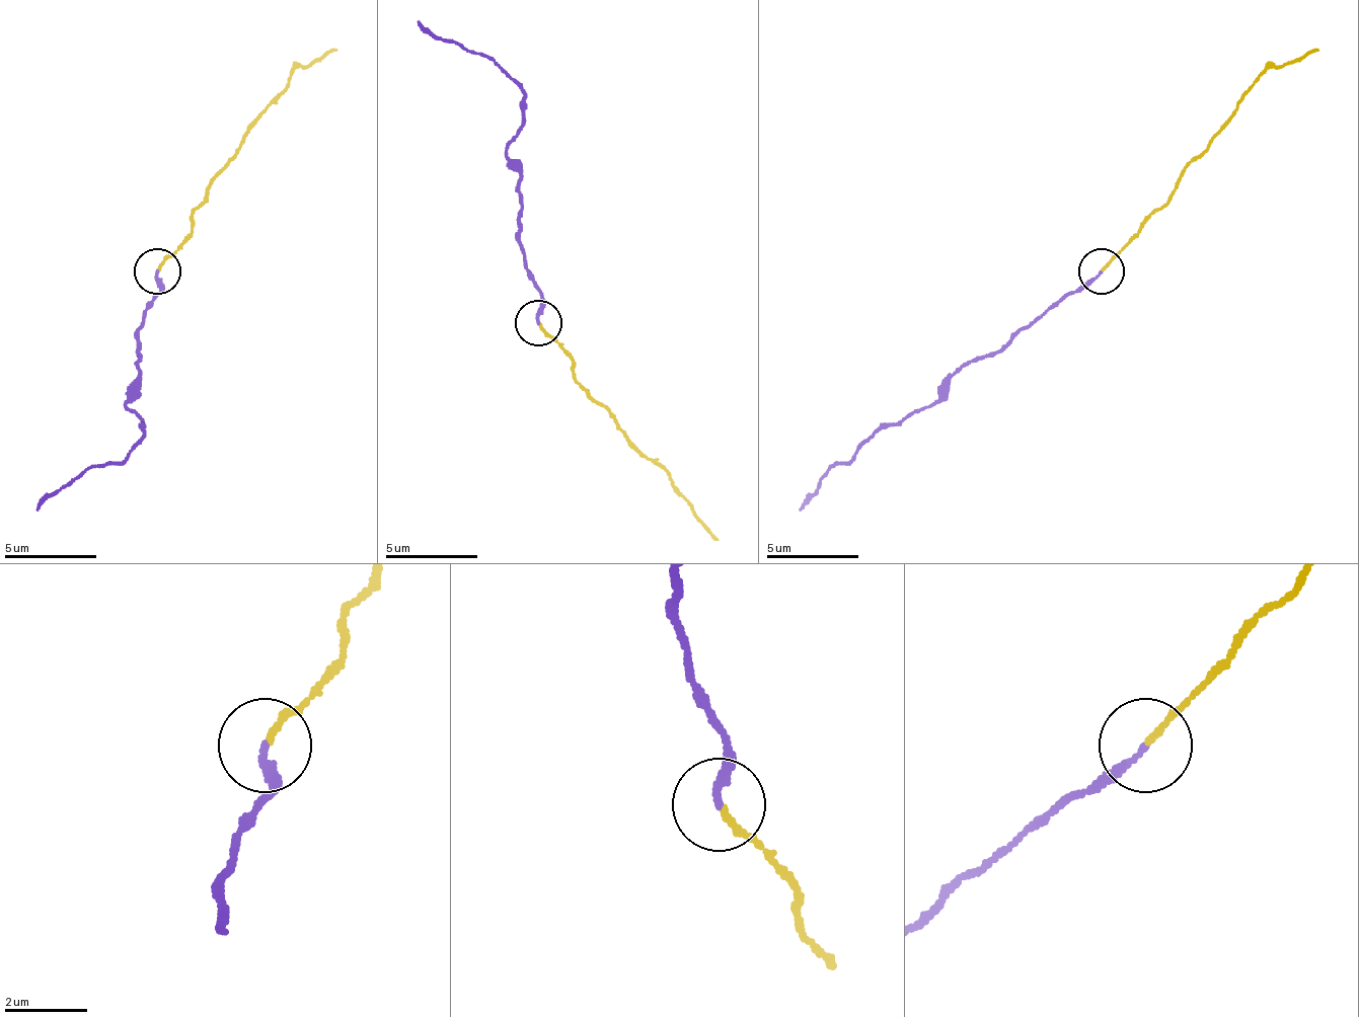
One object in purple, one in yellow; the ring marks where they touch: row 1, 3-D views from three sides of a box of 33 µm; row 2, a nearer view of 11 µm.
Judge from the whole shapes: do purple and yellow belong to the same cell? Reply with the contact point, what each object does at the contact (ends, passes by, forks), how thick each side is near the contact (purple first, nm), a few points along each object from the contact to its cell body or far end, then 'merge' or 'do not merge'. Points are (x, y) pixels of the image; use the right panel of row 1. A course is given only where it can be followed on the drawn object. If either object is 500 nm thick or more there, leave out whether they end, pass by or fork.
place (1102, 270); purple ends; yellow ends; calibres 180 and 130 nm; course purple (1103, 269), (996, 353), (973, 358), (927, 408), (904, 421), (886, 421), (821, 477), (798, 510); course yellow (1103, 269), (1172, 191), (1259, 76), (1319, 49); merge

